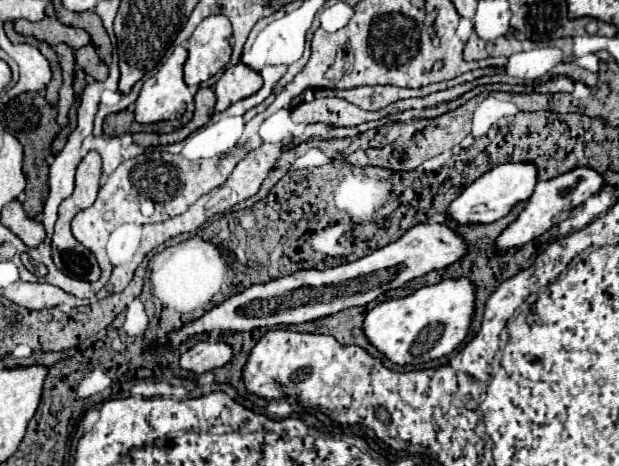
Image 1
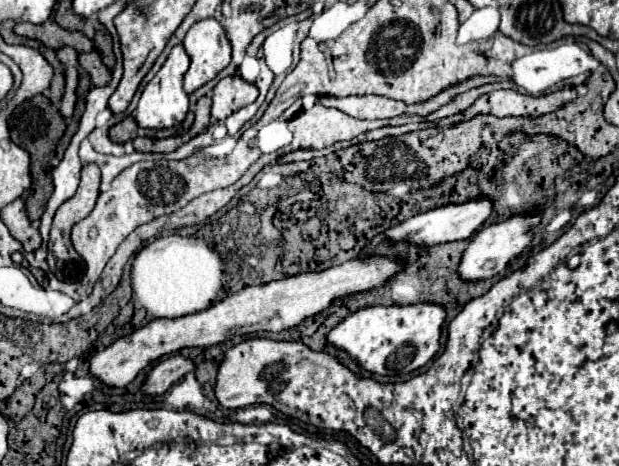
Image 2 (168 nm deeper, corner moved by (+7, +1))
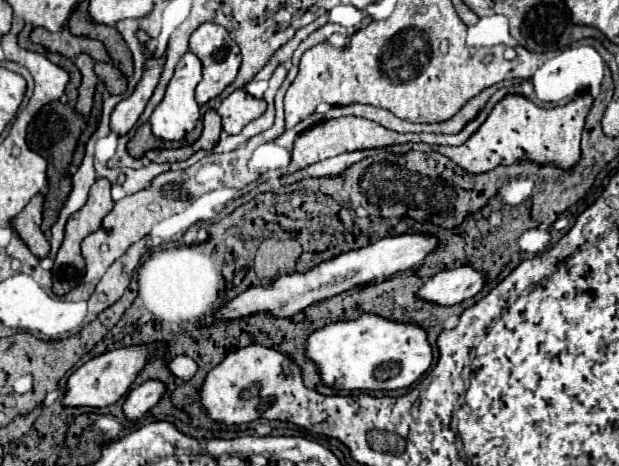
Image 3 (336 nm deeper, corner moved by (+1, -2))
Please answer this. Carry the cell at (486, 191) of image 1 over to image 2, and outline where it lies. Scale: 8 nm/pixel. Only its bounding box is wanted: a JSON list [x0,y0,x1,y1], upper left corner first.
[384,195,494,245]

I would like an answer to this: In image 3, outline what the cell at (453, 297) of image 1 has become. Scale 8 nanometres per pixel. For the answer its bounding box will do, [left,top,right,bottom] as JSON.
[304,314,432,390]

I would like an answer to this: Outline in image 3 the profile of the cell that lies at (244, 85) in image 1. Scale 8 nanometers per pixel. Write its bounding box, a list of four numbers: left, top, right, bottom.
[218,90,266,134]

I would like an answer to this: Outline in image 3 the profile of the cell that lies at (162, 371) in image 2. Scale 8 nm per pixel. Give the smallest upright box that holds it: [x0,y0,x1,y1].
[122,380,164,422]

